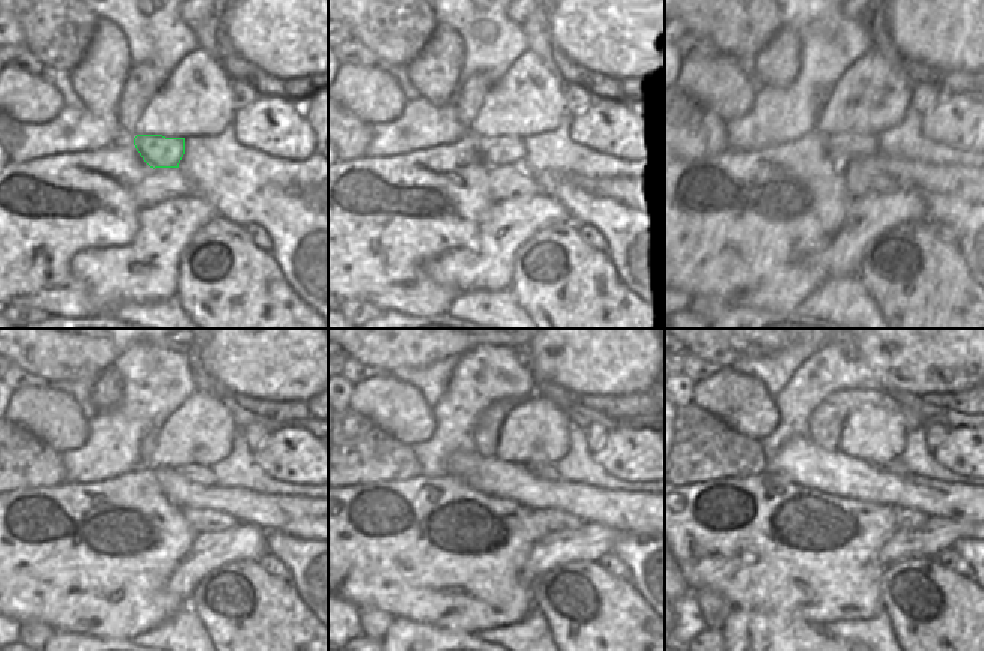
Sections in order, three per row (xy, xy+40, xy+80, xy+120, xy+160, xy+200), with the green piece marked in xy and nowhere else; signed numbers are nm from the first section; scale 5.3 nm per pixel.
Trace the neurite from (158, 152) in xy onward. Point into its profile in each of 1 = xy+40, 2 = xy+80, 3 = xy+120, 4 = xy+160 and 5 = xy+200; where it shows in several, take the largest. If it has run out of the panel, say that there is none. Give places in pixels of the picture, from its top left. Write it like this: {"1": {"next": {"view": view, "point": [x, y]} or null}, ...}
{"1": {"next": {"view": "xy+40", "point": [501, 150]}}, "2": {"next": {"view": "xy+80", "point": [846, 147]}}, "3": {"next": {"view": "xy+120", "point": [198, 474]}}, "4": {"next": {"view": "xy+160", "point": [543, 471]}}, "5": {"next": {"view": "xy+200", "point": [894, 467]}}}

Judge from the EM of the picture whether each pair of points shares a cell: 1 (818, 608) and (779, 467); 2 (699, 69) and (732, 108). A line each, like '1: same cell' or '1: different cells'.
1: different cells
2: same cell

